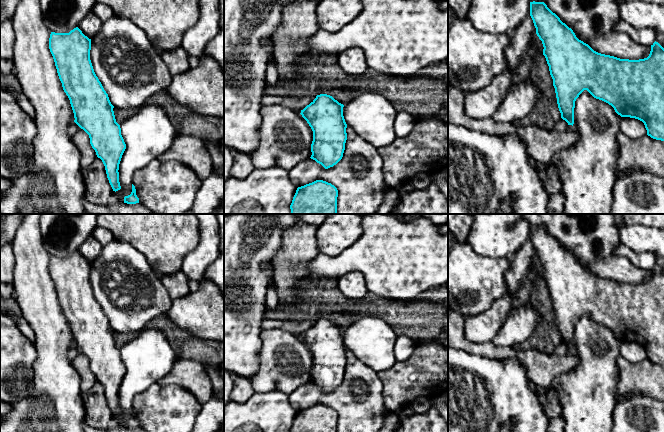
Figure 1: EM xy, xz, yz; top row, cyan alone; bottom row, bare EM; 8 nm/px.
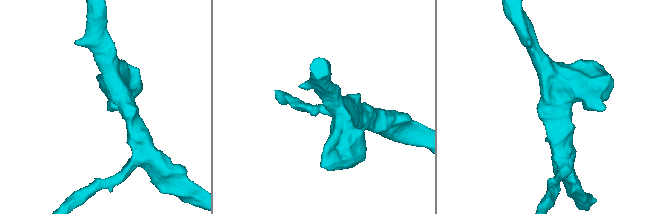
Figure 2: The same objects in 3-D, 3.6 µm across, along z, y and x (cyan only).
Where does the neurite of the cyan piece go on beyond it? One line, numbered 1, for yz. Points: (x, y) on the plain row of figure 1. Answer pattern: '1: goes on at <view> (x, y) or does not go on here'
1: does not go on here

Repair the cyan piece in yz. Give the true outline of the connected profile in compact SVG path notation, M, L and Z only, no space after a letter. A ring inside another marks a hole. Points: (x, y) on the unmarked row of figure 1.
M530 226L530 240L544 271L561 342L568 349L574 348L576 323L587 314L594 322L611 329L621 341L642 345L651 362L664 365L664 272L658 266L651 269L647 282L620 283L598 277L579 264L544 226Z

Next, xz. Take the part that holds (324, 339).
M320 318L300 337L313 355L310 382L325 393L333 391L343 381L347 364L343 331L332 320Z

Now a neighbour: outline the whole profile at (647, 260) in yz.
M623 243L614 249L617 256L627 257L635 266L651 270L656 265L657 257L652 252L636 253L626 247Z

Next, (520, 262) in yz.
M529 238L522 248L509 259L510 267L504 275L507 295L515 294L519 290L535 259L536 252Z

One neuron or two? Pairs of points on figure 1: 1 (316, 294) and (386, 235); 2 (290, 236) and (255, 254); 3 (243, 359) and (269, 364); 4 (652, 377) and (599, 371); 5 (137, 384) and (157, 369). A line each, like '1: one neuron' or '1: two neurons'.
1: two neurons
2: two neurons
3: two neurons
4: two neurons
5: one neuron

